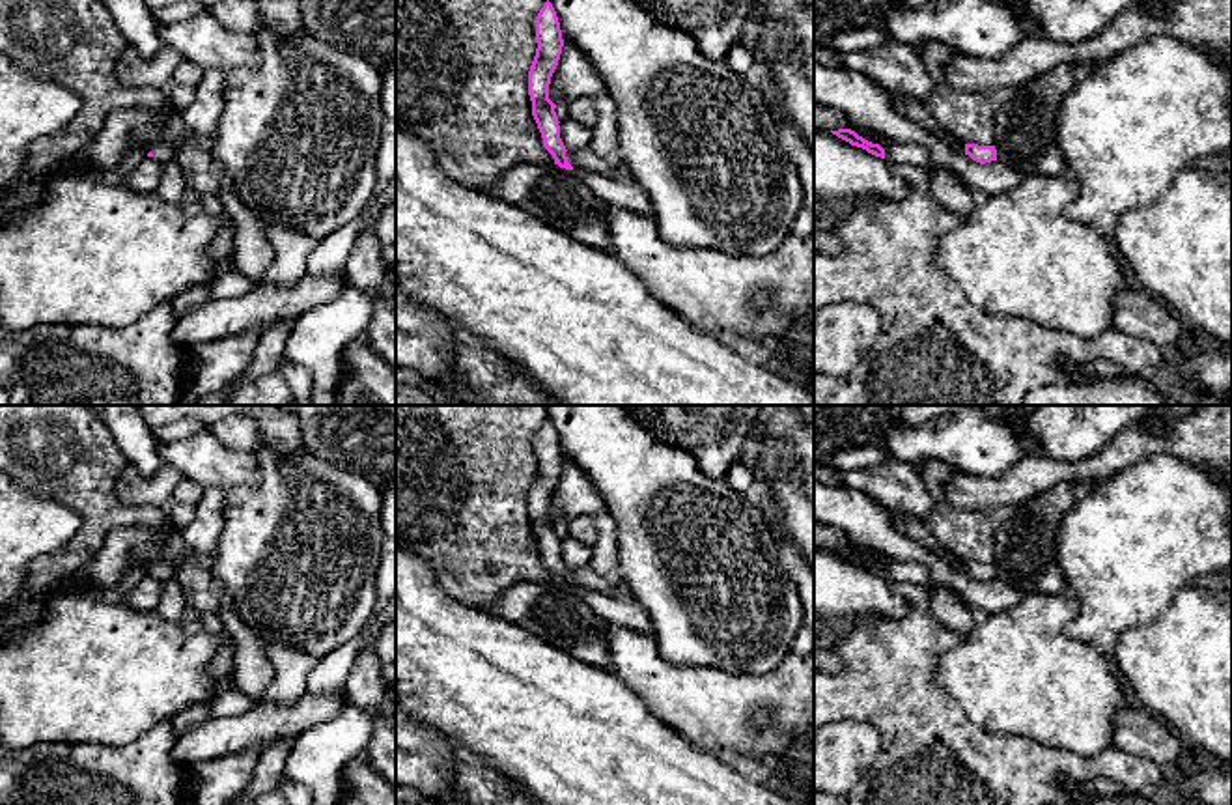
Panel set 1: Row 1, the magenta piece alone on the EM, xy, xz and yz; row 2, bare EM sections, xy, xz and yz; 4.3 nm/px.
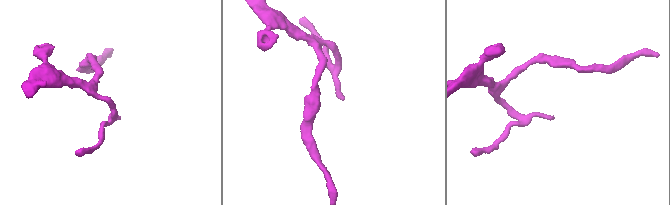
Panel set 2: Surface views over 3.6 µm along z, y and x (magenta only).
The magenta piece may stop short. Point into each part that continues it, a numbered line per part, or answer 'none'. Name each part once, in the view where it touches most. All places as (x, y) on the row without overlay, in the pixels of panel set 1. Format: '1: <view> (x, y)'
1: xy (161, 570)

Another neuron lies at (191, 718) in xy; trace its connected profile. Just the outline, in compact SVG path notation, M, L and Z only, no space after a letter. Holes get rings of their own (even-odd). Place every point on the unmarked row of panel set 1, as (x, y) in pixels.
M213 699L194 702L192 706L181 710L174 719L172 719L172 728L175 736L183 736L192 728L198 728L203 725L207 719L211 719L211 704Z

